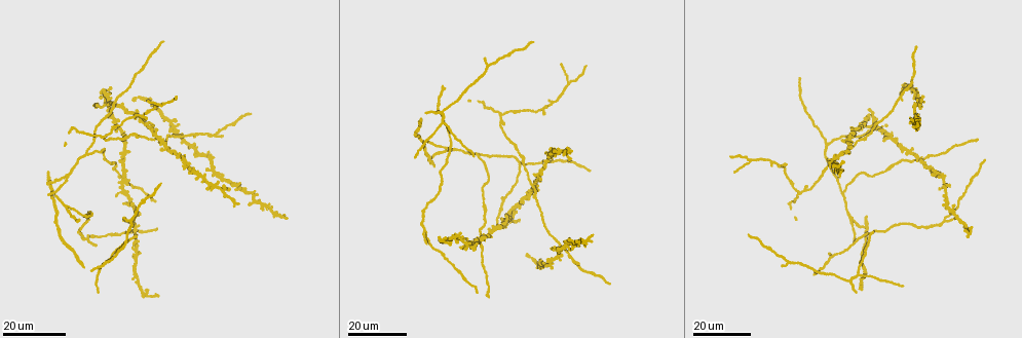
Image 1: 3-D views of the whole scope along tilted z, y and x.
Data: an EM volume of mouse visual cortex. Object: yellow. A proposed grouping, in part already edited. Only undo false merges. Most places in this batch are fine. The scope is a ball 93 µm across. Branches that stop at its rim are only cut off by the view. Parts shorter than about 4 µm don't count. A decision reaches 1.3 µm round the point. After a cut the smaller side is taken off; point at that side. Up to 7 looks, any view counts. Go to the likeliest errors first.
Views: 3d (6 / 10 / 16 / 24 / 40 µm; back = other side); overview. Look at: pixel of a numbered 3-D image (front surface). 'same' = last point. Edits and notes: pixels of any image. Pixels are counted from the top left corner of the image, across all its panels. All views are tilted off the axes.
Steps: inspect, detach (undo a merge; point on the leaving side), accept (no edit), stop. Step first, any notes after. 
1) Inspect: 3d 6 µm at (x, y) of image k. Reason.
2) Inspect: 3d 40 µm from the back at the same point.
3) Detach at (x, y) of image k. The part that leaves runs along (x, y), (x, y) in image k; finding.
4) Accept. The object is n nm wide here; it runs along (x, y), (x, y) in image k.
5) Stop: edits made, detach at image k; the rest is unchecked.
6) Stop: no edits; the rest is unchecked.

Inspect: 3d 16 µm at (84, 152) of image 1. A fork.

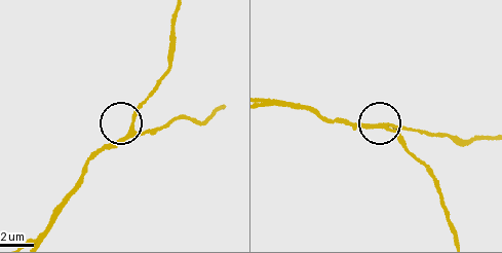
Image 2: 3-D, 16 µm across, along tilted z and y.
Inspect: 3d 6 µm at (132, 130) of image 2.

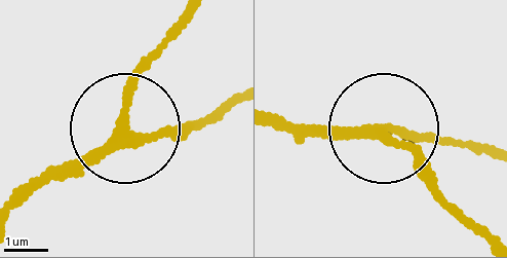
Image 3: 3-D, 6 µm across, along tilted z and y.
Accept. 3 arms meet here; it runs along (224, 109), (156, 130), (127, 121), (135, 84), (183, 26) in image 3; all the same neuron.

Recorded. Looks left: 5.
Inspect: 3d 24 µm at (69, 175) of image 1. Branch point.

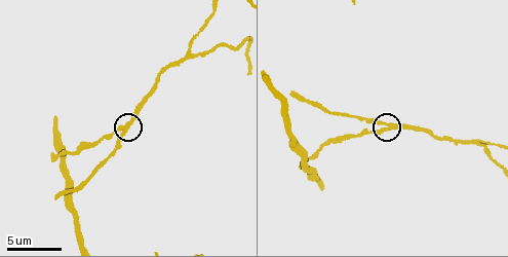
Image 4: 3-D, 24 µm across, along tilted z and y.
Inspect: 3d 6 µm at (126, 128) of image 4.

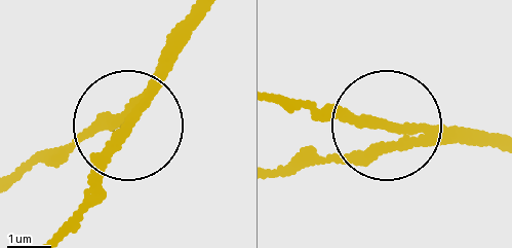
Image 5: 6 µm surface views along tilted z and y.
Detach at (107, 117) of image 5. The object is 230 nm wide here; the part that leaves runs along (148, 83), (21, 168) in image 5; a second neuron is stuck on.

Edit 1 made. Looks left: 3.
Inspect: 3d 16 µm at (854, 144) of image 1. Side arm on a straight run.

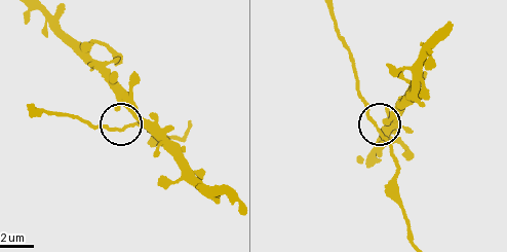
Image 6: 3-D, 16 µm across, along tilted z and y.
Inspect: 3d 6 µm at (116, 127) of image 6.

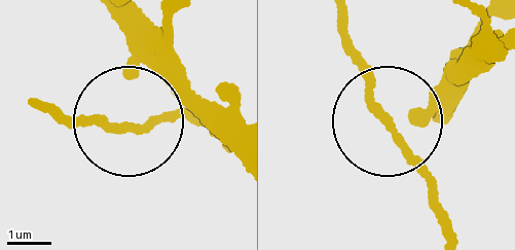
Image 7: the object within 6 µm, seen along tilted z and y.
Inspect: 3d 6 µm from the back at (120, 129) of image 7. Other side.

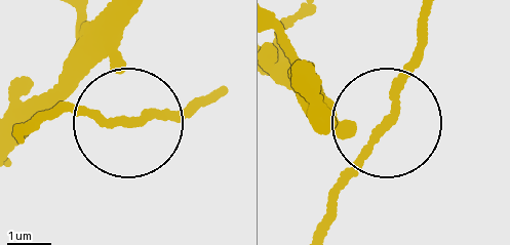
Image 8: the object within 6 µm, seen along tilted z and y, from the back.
Accept. The object is 130 nm wide here; it runs along (130, 13), (115, 58), (124, 121), (189, 112), (205, 93) in image 8; continuous, no second neuron.

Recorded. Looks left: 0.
Stop: edits made, detach at image 5; the rest is unchecked.

